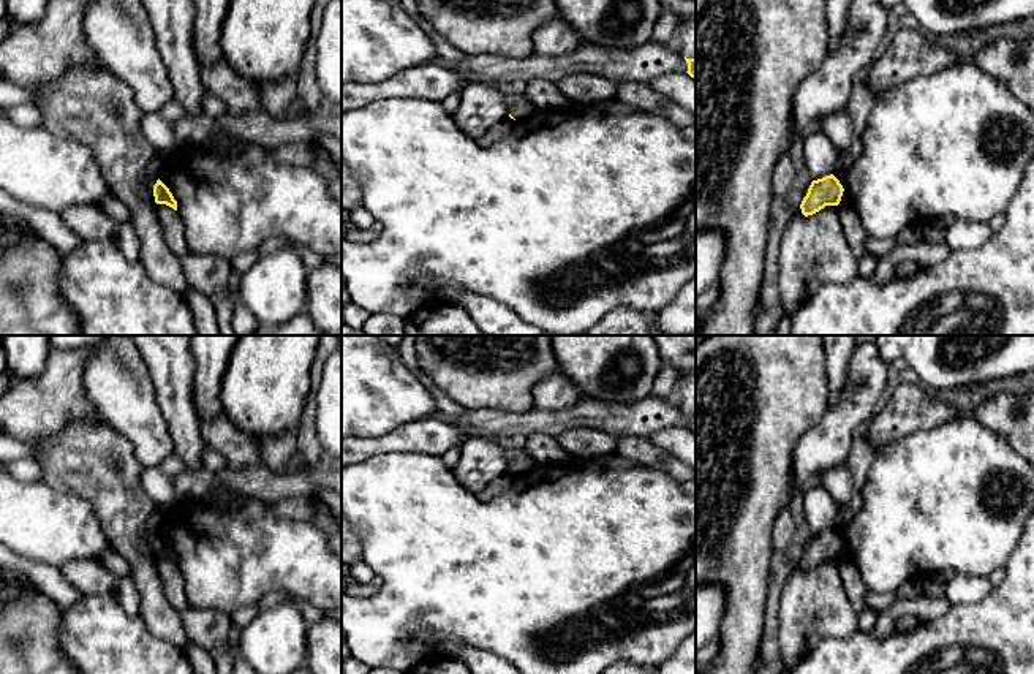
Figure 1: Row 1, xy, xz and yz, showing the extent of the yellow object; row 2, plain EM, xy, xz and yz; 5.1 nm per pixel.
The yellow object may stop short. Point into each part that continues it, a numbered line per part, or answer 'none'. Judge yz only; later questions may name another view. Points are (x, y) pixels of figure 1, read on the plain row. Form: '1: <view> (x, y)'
none

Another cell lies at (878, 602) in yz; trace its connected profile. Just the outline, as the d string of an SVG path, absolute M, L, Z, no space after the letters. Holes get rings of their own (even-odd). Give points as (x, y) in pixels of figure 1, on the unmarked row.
M865 590L865 603L870 609L882 612L892 608L900 598L895 592L870 592Z

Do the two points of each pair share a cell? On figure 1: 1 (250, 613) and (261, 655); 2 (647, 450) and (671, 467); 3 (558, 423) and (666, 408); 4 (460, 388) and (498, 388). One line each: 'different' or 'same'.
1: different
2: same
3: same
4: same

